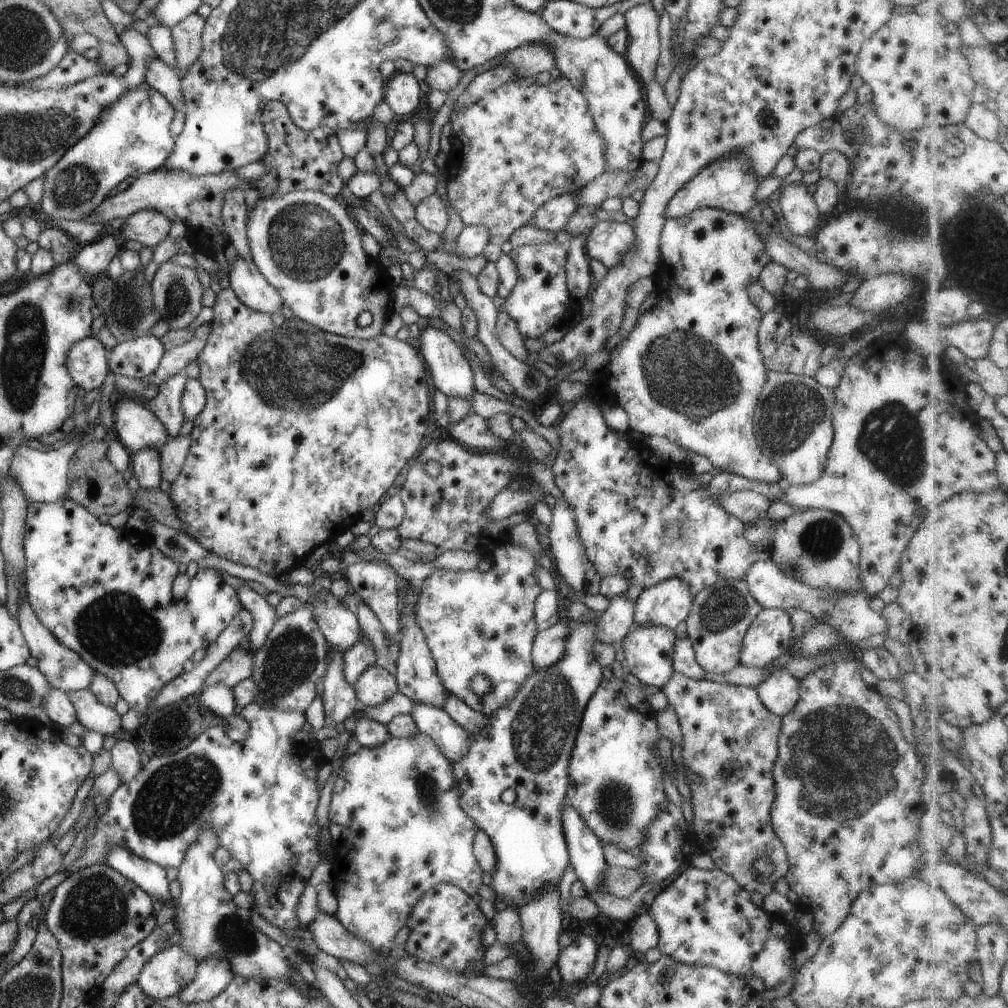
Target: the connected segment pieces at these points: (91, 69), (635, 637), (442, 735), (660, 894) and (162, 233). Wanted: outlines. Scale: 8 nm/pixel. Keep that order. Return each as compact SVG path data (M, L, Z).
M68 51L66 56L48 74L29 83L23 83L31 89L57 89L67 87L101 71L100 60L90 60L82 54Z
M634 625L622 640L625 659L631 673L643 684L662 688L674 674L673 648L676 635L672 629L655 625Z
M415 703L412 718L420 733L427 734L452 763L462 760L469 750L469 732L444 709Z
M692 864L686 865L649 898L647 905L649 915L659 928L657 948L662 955L689 965L716 967L744 980L759 977L763 980L766 990L780 986L795 974L793 954L796 952L792 953L793 943L788 944L788 940L776 940L776 944L772 944L772 922L775 917L769 915L762 907L754 905L750 893L719 868L704 870Z
M144 209L127 217L117 235L122 244L136 240L143 246L153 249L168 238L170 228L171 220L167 219L165 214Z

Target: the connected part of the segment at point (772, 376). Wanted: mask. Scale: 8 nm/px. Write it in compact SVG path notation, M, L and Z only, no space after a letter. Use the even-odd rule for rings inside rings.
M768 370L766 384L763 386L752 415L753 431L760 450L781 470L782 482L785 485L809 485L820 478L828 462L829 450L834 440L834 407L833 389L821 386L814 377Z

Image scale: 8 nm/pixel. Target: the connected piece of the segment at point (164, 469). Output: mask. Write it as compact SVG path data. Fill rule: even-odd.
M176 435L170 437L161 448L161 477L171 484L180 474L182 465L189 452L191 435Z

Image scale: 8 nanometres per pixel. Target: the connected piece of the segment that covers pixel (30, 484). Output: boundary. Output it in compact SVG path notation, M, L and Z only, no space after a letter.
M91 427L83 438L72 441L58 448L58 450L44 451L26 445L16 447L9 472L15 482L19 483L21 490L24 491L29 504L53 503L55 500L65 497L66 491L69 489L69 478L67 476L70 458L77 448L94 440L93 434L93 427Z

